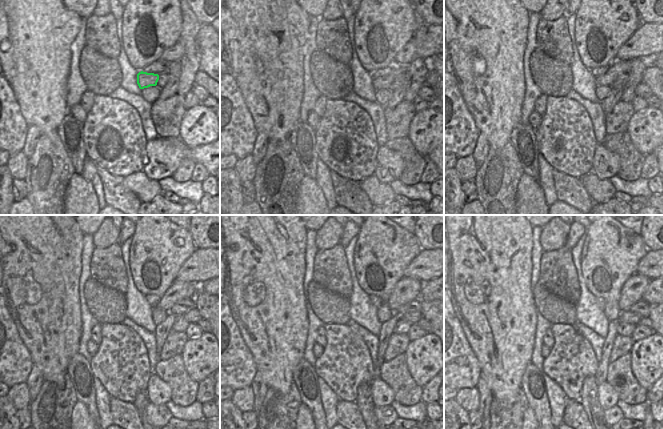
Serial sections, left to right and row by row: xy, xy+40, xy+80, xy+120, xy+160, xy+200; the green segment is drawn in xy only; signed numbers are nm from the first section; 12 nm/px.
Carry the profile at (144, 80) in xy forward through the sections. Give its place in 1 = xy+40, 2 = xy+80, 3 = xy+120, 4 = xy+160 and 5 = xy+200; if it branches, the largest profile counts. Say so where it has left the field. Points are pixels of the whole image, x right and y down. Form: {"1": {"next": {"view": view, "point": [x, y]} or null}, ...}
{"1": {"next": {"view": "xy+40", "point": [379, 81]}}, "2": {"next": {"view": "xy+80", "point": [614, 71]}}, "3": {"next": {"view": "xy+120", "point": [179, 290]}}, "4": {"next": {"view": "xy+160", "point": [407, 289]}}, "5": {"next": {"view": "xy+200", "point": [633, 289]}}}

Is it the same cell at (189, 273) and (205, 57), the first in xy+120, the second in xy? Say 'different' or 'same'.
different

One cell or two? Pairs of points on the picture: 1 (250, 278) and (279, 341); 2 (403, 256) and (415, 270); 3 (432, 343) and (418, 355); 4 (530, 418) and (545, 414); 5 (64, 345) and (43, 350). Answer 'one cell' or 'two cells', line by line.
1: one cell
2: two cells
3: one cell
4: two cells
5: one cell

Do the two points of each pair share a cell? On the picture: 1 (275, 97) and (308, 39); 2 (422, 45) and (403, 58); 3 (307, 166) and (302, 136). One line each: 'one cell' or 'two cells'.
1: two cells
2: one cell
3: one cell

